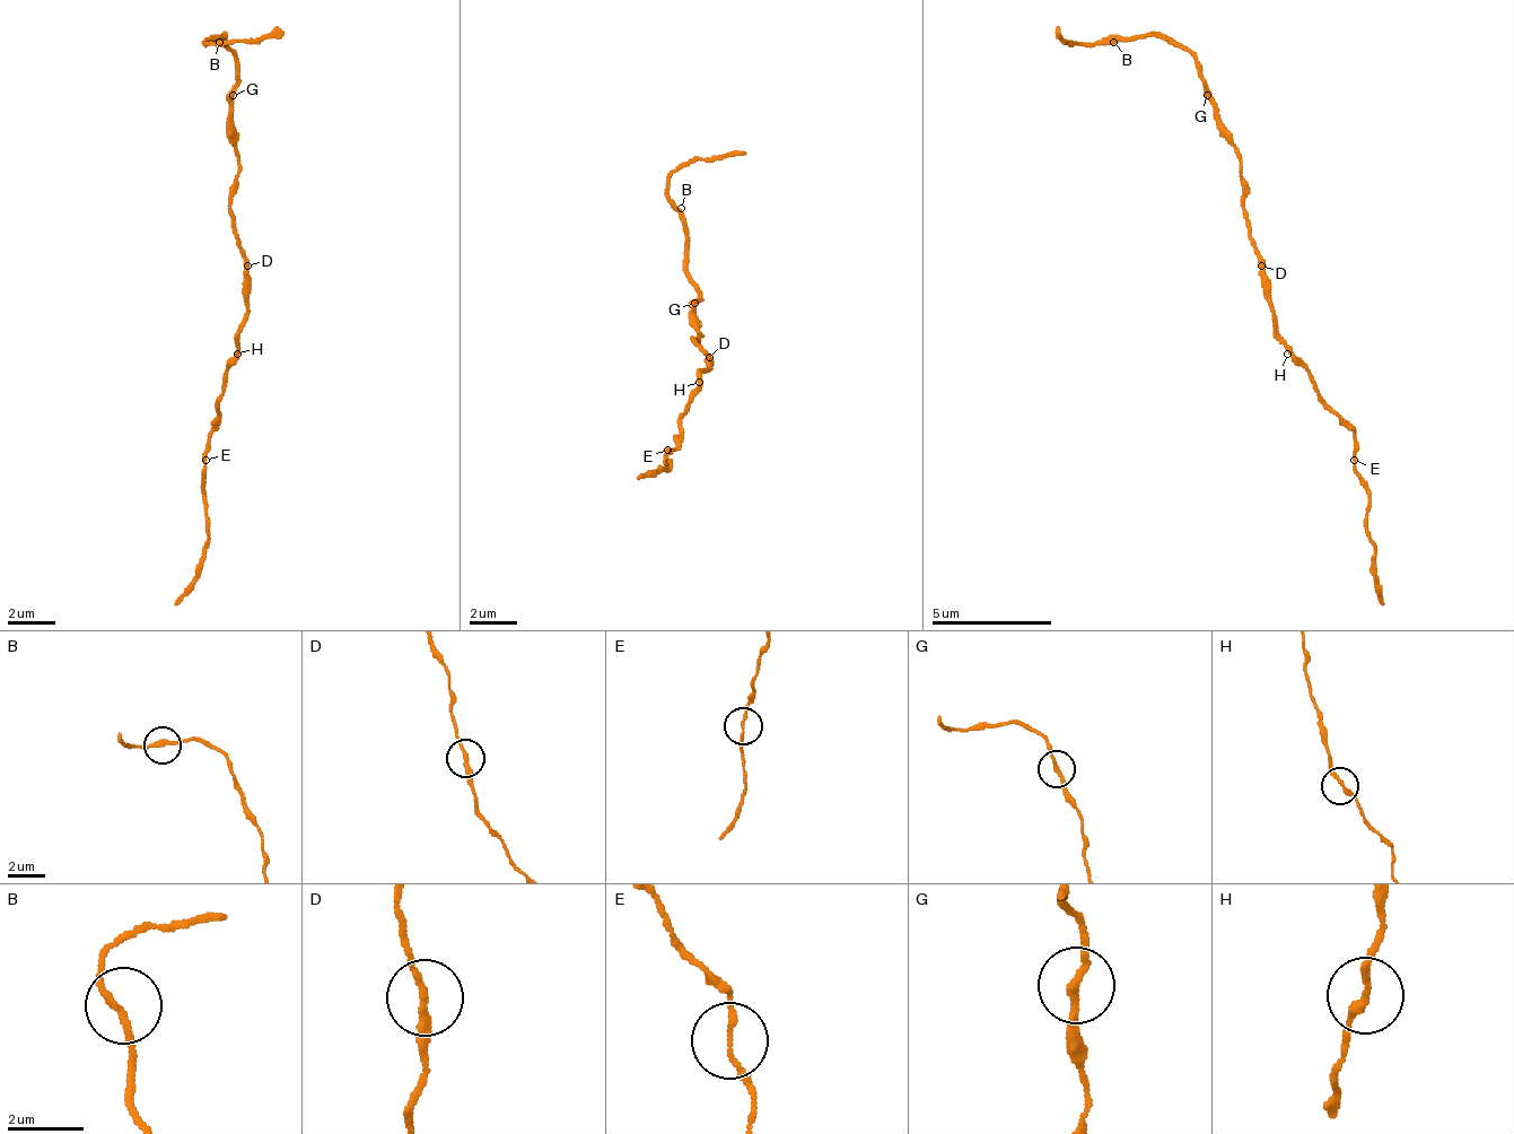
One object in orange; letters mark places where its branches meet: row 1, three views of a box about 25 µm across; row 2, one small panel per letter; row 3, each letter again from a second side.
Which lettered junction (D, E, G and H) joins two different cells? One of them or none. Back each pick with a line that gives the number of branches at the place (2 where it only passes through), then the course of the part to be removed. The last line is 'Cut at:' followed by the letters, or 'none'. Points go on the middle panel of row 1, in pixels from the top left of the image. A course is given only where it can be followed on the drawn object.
Cut at: none

